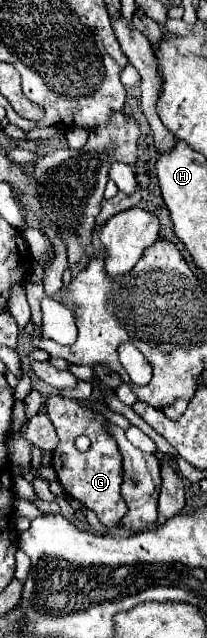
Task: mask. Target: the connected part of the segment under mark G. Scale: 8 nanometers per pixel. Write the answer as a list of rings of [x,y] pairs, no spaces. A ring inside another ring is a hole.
[[[93,382],[93,392],[87,400],[77,402],[69,400],[63,396],[49,394],[45,398],[45,412],[51,418],[57,436],[59,436],[59,446],[55,448],[51,456],[51,466],[57,472],[57,480],[65,488],[69,496],[79,500],[83,506],[93,510],[99,518],[99,522],[107,528],[113,528],[119,524],[119,520],[125,516],[127,506],[121,498],[121,482],[123,482],[123,458],[119,454],[115,438],[107,432],[105,422],[107,418],[93,408],[93,404],[107,404],[105,402],[105,390]],[[79,434],[85,434],[91,440],[91,448],[87,452],[79,452],[75,448],[75,438]]]

